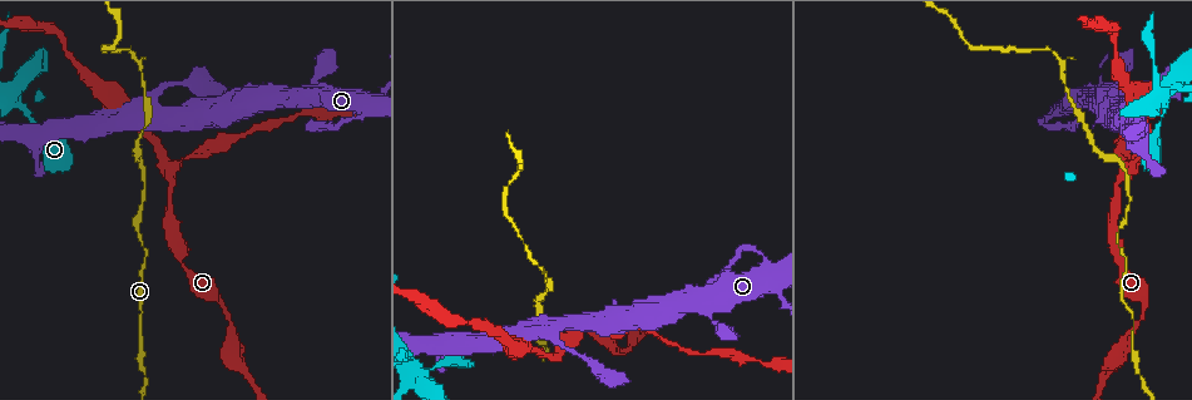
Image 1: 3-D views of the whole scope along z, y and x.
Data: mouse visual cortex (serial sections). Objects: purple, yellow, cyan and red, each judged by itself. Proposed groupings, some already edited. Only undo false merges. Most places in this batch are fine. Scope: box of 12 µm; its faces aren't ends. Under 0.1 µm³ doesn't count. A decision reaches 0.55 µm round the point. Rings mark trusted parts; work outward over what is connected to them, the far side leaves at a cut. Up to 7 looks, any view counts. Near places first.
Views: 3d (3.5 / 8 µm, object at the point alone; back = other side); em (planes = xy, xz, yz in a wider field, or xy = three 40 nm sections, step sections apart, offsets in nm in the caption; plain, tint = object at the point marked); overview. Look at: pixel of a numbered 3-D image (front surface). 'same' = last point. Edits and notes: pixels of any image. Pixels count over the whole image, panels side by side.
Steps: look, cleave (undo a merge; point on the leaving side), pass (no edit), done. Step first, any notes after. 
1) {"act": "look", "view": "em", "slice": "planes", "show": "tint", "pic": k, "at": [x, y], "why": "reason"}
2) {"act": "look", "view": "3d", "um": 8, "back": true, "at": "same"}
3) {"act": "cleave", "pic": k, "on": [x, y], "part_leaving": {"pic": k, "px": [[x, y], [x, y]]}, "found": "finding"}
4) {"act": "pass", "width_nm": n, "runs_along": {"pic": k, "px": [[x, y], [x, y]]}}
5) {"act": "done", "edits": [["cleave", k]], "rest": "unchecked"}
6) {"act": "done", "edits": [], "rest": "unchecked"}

{"act": "look", "view": "3d", "um": 3.5, "pic": 1, "at": [170, 170], "why": "two arms in line, one across"}

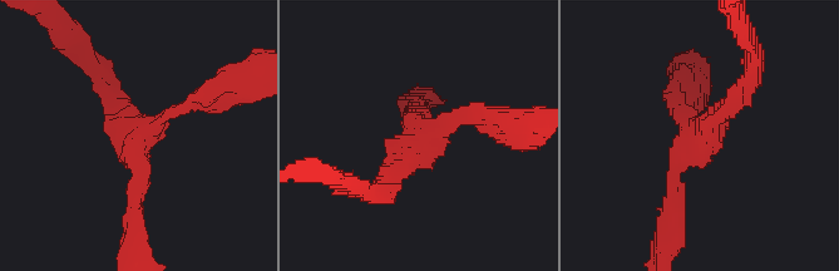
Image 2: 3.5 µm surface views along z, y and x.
{"act": "pass", "arms": 3, "runs_along": {"pic": 2, "px": [[671, 222], [677, 168], [748, 87]]}, "found": "continuous, no second cell"}

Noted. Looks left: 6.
{"act": "look", "view": "3d", "um": 3.5, "pic": 1, "at": [432, 368], "why": "three arms meet"}

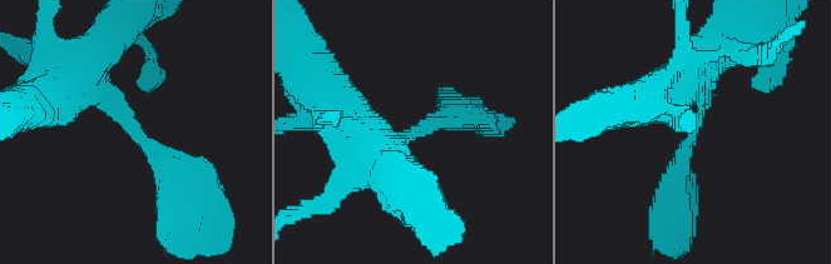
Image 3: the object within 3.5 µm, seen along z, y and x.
{"act": "look", "view": "em", "slice": "planes", "show": "plain", "pic": 3, "at": [406, 134], "arms": 3, "arm_widths_nm": [300, 350, 350]}

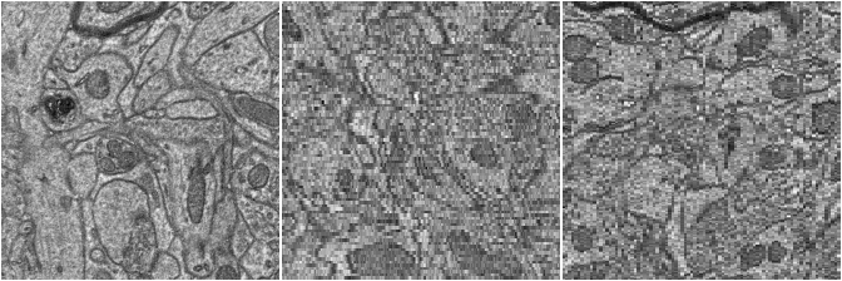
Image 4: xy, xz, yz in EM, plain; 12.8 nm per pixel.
{"act": "look", "view": "em", "slice": "planes", "show": "tint", "at": "same"}

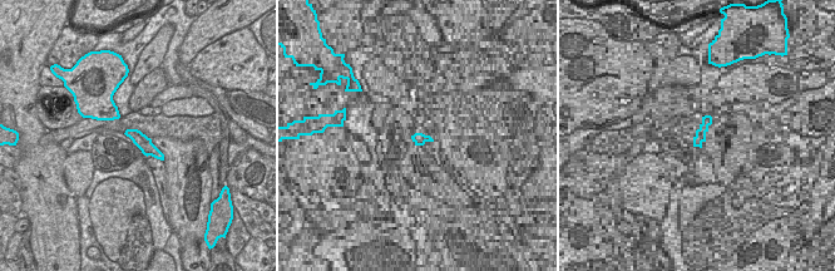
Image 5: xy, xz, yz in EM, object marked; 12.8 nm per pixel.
{"act": "pass", "width_nm": 190, "runs_along": {"pic": 5, "px": [[129, 132], [159, 156]]}, "found": "one cell here"}

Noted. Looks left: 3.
{"act": "look", "view": "3d", "um": 3.5, "back": true, "pic": 1, "at": [469, 323], "why": "a narrow waist"}

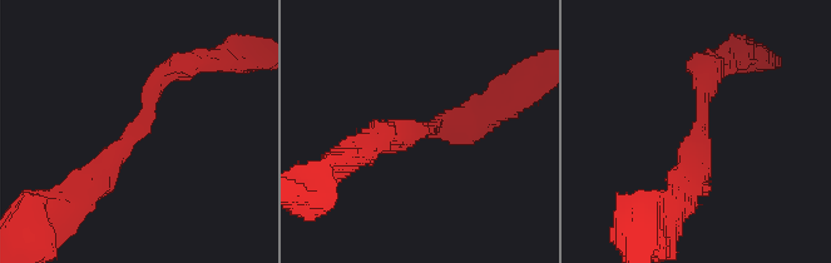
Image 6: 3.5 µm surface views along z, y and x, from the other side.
{"act": "look", "view": "em", "slice": "planes", "show": "tint", "pic": 6, "at": [424, 132], "why": "need the tissue"}

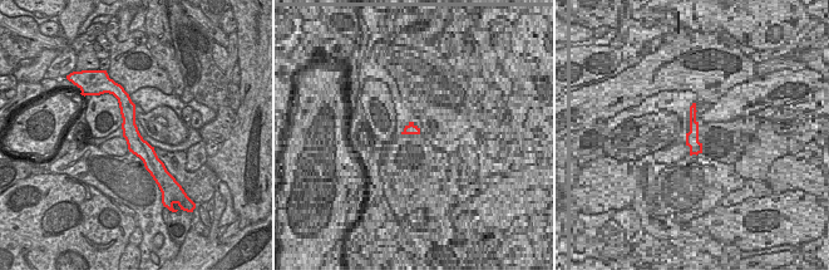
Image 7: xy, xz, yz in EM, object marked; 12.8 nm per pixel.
{"act": "look", "view": "em", "slice": "xy", "step": 2, "show": "tint", "at": "same", "why": "cut it another way"}

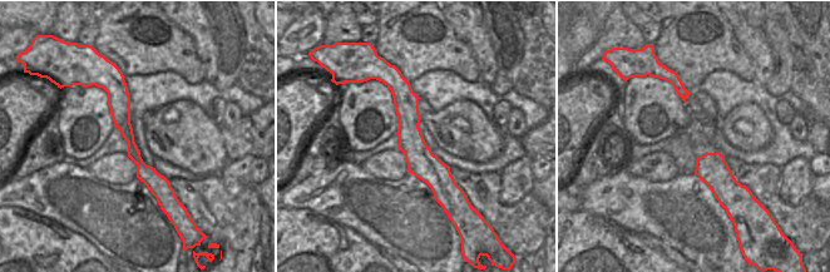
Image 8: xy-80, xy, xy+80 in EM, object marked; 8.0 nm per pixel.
{"act": "pass", "arm_widths_nm": [300, 300], "runs_along": {"pic": 6, "px": [[98, 180], [152, 84], [198, 61]]}, "found": "one cell here"}

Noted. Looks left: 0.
{"act": "done", "edits": [], "rest": "unchecked"}

